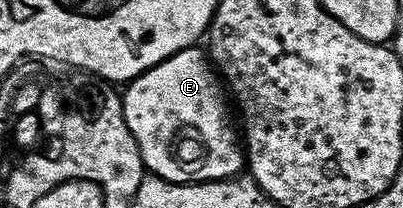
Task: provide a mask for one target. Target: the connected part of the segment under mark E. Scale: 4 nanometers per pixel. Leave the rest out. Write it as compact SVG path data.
M199 47L182 49L173 54L169 59L165 59L160 65L154 65L152 69L147 69L140 77L136 77L134 81L126 86L127 90L122 90L123 99L123 118L129 127L129 131L133 135L133 139L139 148L139 154L143 160L144 170L148 174L160 177L166 181L171 181L174 185L194 185L196 181L225 181L234 178L236 174L244 168L245 165L245 149L241 144L240 138L237 136L237 129L231 126L231 121L227 118L227 105L229 109L229 101L219 94L219 85L221 89L221 81L217 76L216 70L213 68L208 54L199 50Z

